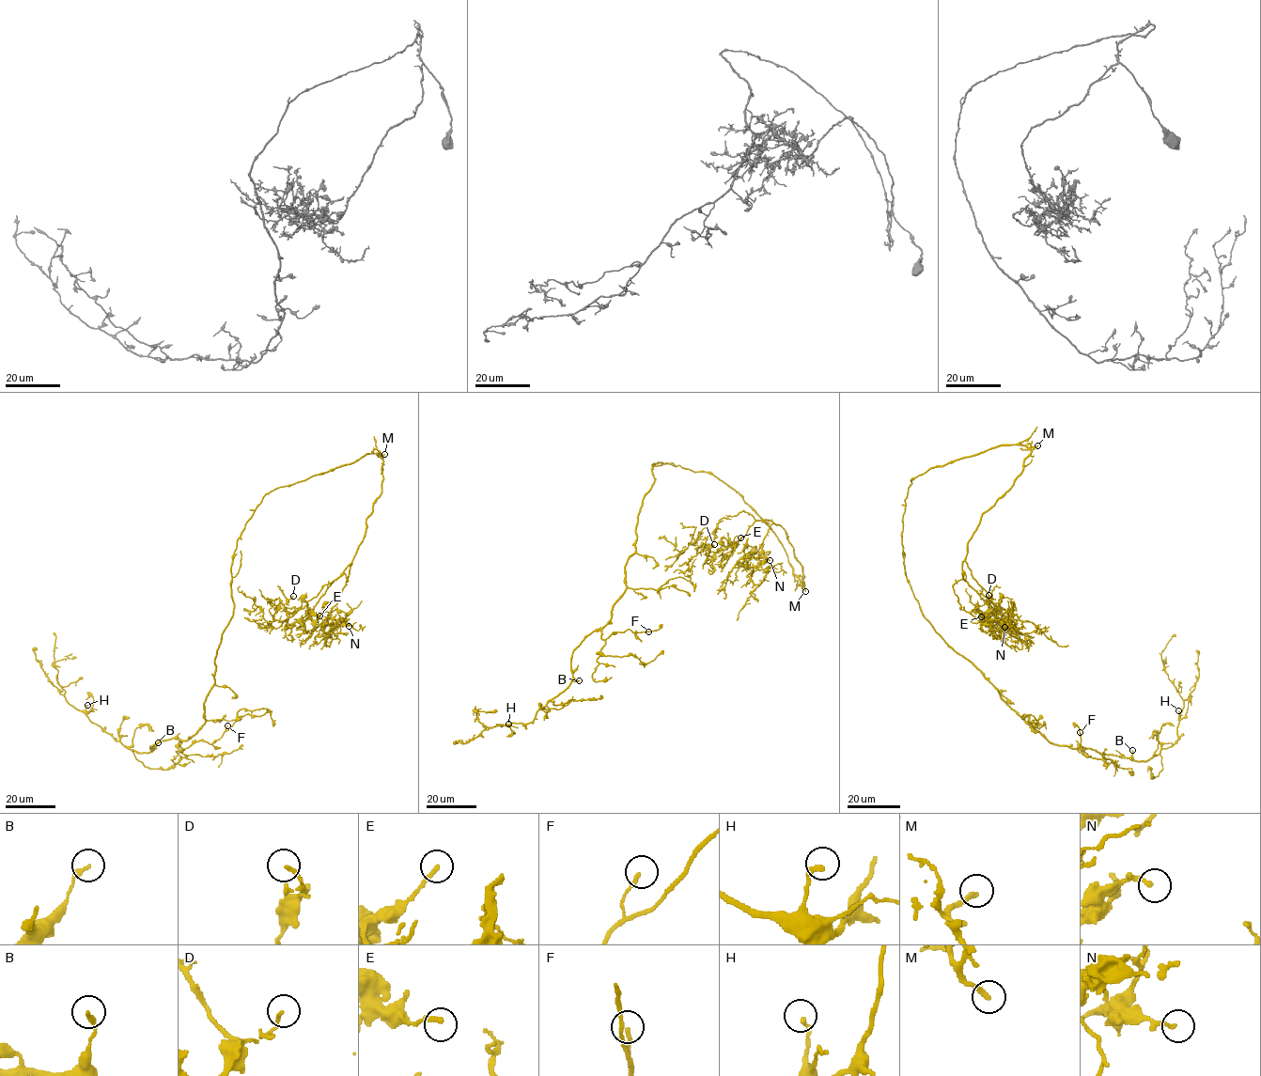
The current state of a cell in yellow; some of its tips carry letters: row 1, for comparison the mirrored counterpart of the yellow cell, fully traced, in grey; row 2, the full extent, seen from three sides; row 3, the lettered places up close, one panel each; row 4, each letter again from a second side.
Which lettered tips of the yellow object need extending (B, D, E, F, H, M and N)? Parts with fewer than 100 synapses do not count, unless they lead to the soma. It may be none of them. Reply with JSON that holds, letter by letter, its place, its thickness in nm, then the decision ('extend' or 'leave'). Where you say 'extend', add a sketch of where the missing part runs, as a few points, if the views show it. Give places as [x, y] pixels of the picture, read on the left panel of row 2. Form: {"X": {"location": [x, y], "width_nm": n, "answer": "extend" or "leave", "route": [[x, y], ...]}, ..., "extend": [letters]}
{"B": {"location": [158, 742], "width_nm": 180, "answer": "leave"}, "D": {"location": [293, 596], "width_nm": 140, "answer": "leave"}, "E": {"location": [319, 615], "width_nm": 200, "answer": "leave"}, "F": {"location": [227, 725], "width_nm": 160, "answer": "leave"}, "H": {"location": [87, 705], "width_nm": 200, "answer": "leave"}, "M": {"location": [384, 454], "width_nm": 220, "answer": "extend"}, "N": {"location": [349, 626], "width_nm": 120, "answer": "leave"}, "extend": ["M"]}

